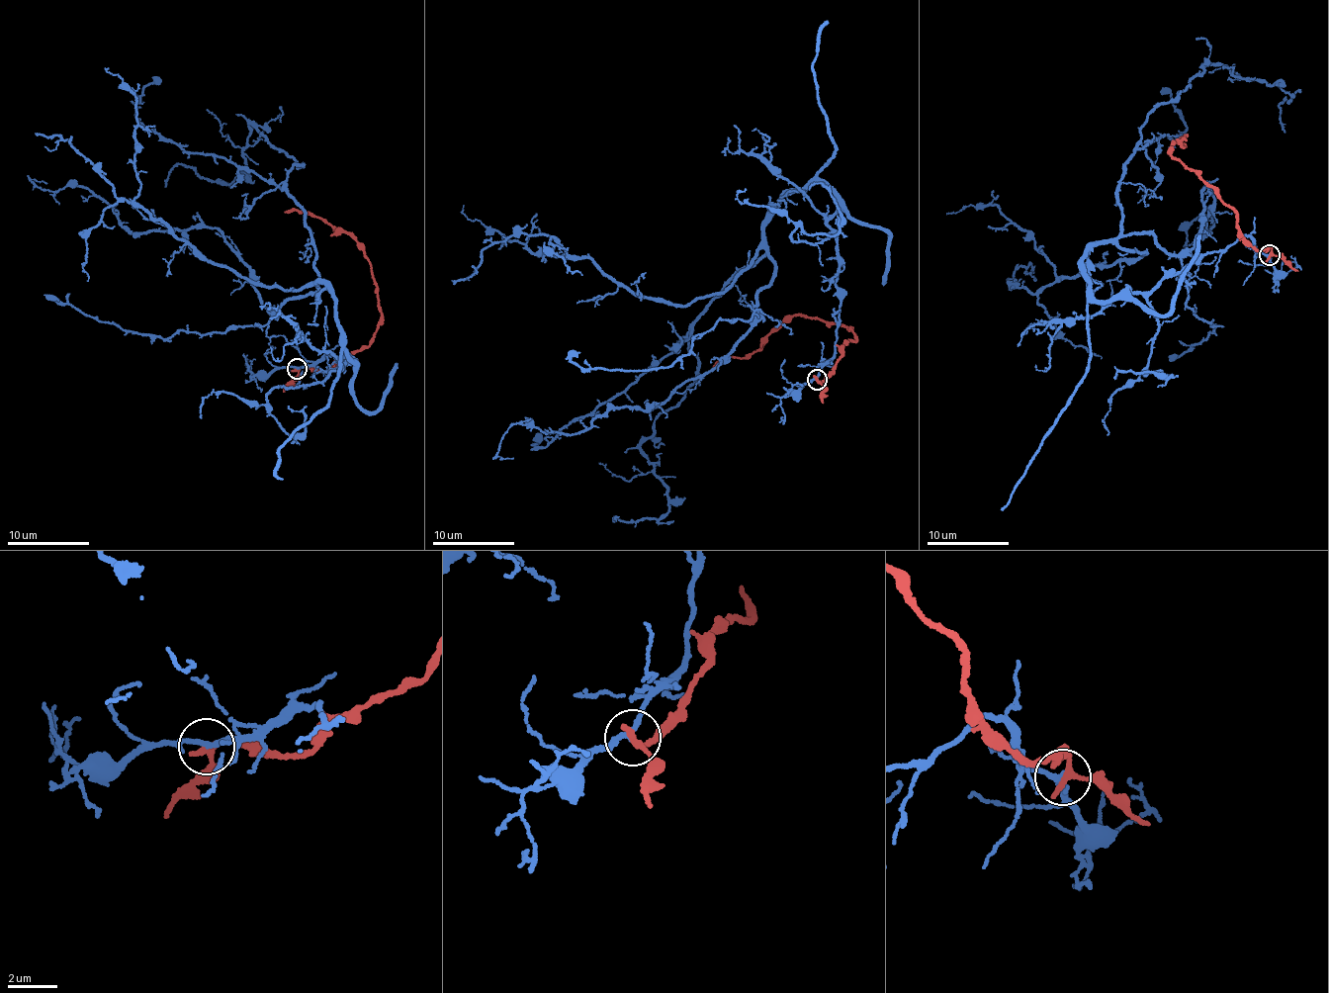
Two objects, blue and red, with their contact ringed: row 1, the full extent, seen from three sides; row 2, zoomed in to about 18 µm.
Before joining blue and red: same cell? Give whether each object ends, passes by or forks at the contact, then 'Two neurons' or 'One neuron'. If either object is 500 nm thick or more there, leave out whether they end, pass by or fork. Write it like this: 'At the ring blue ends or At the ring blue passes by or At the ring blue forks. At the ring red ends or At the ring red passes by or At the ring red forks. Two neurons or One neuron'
At the ring blue passes by. At the ring red passes by. Two neurons

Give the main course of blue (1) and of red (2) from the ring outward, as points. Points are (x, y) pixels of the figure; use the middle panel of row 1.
1: (817, 379), (841, 304), (816, 182), (685, 338), (698, 369), (642, 448), (669, 510), (619, 517)
2: (817, 379), (822, 381), (841, 347), (856, 339), (846, 328), (799, 315), (743, 358), (727, 355), (711, 369)

